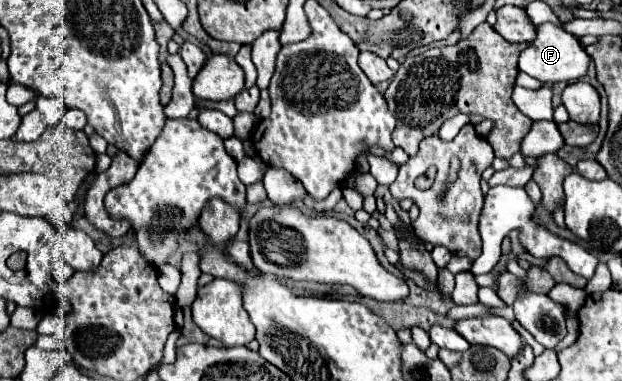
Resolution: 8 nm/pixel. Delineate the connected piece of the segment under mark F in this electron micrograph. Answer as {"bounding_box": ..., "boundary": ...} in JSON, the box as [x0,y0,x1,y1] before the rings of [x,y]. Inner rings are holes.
{"bounding_box":[519,23,591,83],"boundary":[[[553,23],[539,25],[535,41],[519,55],[519,71],[527,73],[543,83],[579,81],[581,77],[585,77],[589,63],[591,63],[591,57],[585,53],[583,45],[577,41],[577,37],[563,31],[559,25],[553,25]]]}

